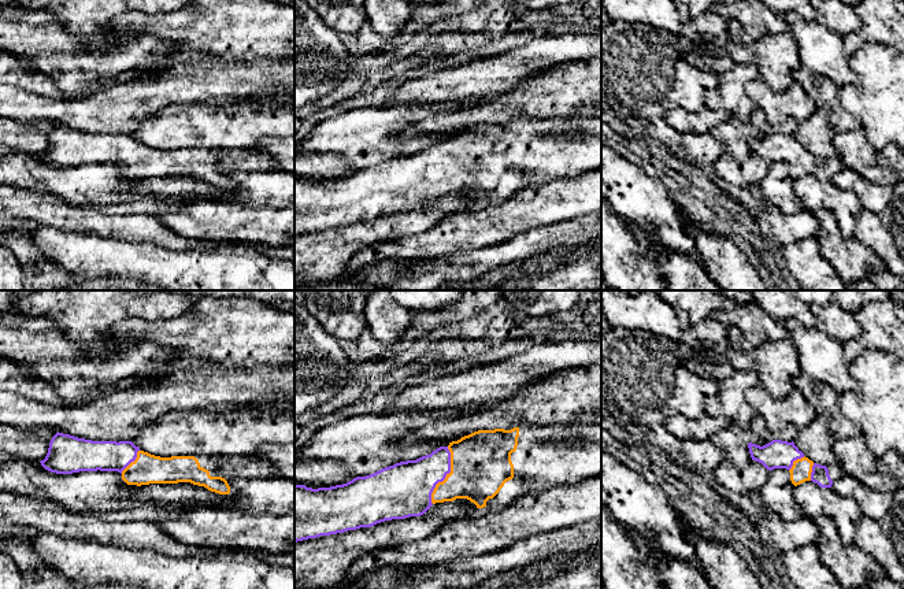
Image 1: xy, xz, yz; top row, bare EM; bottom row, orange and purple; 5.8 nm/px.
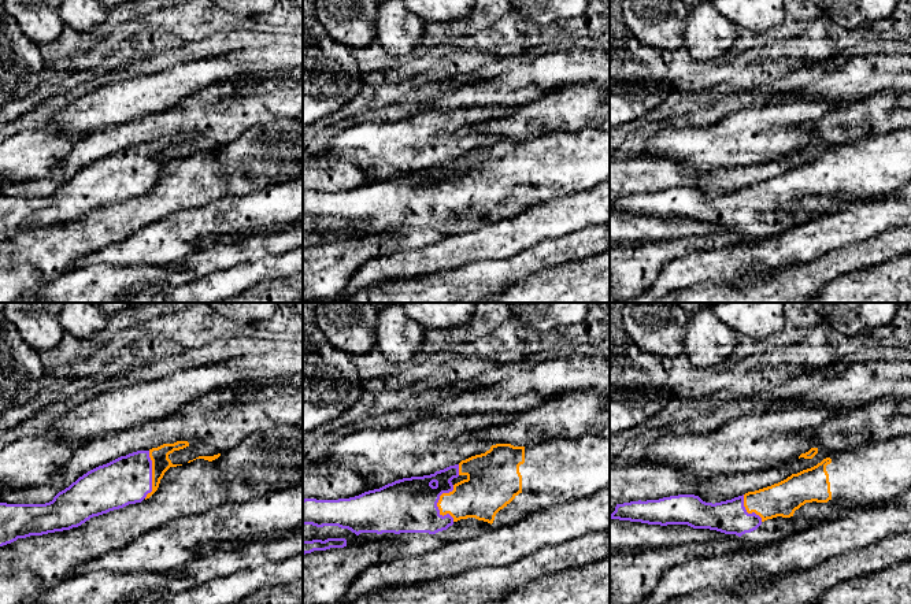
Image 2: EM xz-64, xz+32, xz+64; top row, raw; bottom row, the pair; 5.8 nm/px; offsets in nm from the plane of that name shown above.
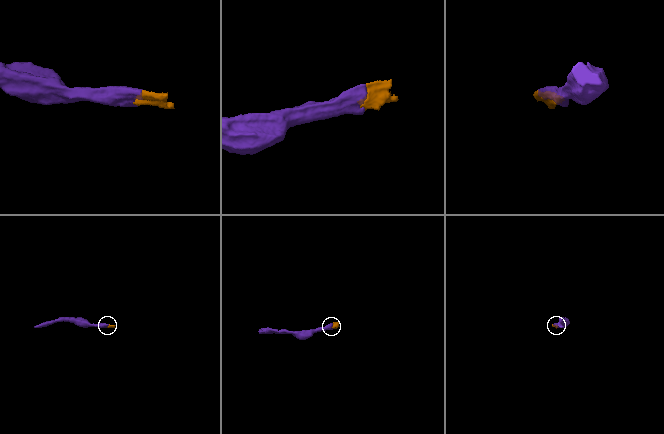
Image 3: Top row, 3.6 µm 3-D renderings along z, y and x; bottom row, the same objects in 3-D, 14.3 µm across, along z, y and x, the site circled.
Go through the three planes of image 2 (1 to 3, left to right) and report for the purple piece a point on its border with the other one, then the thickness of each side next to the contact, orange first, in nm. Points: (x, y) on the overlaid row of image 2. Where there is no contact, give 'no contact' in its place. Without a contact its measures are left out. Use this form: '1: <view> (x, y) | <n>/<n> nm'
1: xz-64 (152, 474) | 110/280 nm
2: xz+32 (437, 504) | 260/320 nm
3: xz+64 (747, 511) | 200/200 nm

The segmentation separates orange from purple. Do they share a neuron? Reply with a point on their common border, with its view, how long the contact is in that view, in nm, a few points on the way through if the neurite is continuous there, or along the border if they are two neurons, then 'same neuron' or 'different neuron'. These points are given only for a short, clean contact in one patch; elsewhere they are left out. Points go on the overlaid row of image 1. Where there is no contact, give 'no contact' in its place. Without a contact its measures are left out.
xz (447, 475) | 340 nm | across xz (481, 463), (447, 475), (406, 486) | same neuron

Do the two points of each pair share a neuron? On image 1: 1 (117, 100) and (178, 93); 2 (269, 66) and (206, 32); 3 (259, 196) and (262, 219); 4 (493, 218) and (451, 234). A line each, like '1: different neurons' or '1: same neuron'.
1: same neuron
2: different neurons
3: different neurons
4: same neuron

